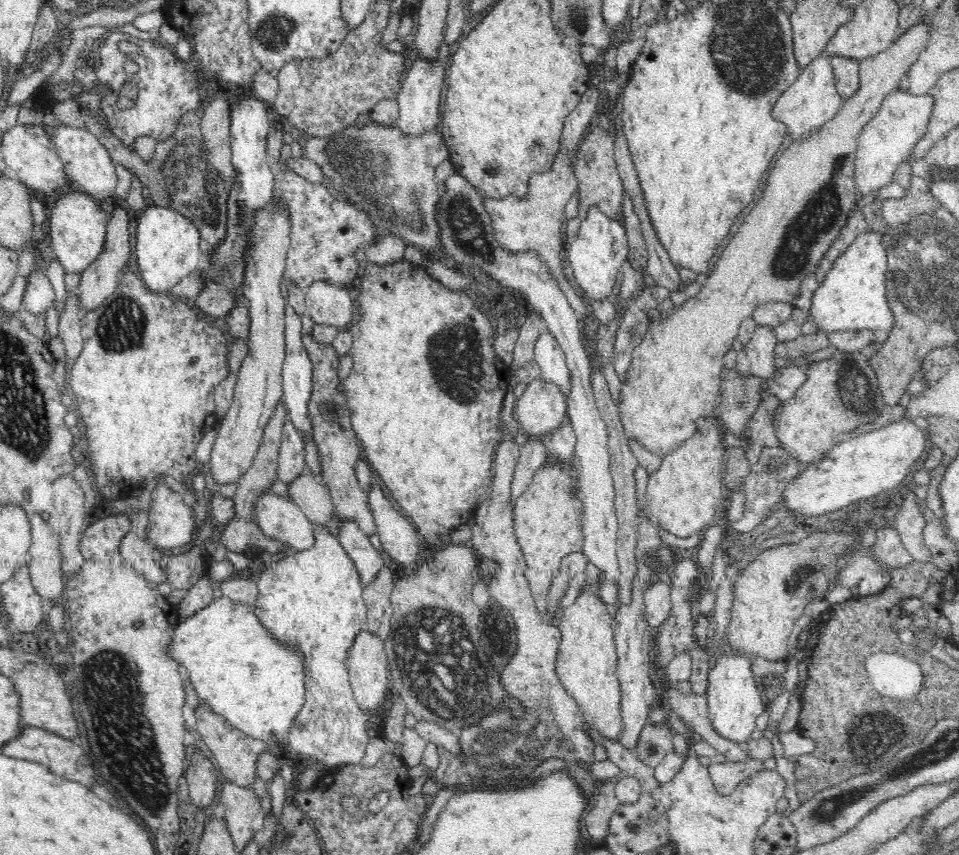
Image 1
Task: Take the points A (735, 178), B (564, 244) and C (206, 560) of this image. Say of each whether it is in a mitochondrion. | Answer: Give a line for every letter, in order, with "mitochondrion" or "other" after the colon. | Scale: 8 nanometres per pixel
A: other
B: other
C: other

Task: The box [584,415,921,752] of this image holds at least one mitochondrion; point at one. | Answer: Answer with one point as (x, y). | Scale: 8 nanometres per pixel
(802, 574)

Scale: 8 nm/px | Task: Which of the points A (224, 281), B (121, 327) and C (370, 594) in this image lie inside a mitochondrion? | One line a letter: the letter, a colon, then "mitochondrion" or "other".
A: mitochondrion
B: mitochondrion
C: other

